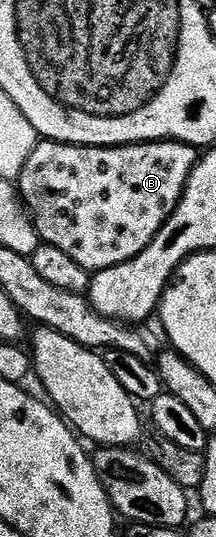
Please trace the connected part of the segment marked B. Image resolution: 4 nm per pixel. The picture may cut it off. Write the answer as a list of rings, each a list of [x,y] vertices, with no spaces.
[[[39,141],[16,186],[39,240],[56,245],[76,265],[93,273],[136,257],[154,240],[176,209],[199,158],[199,152],[189,143],[177,141],[127,143],[125,147],[78,147],[75,143]]]

